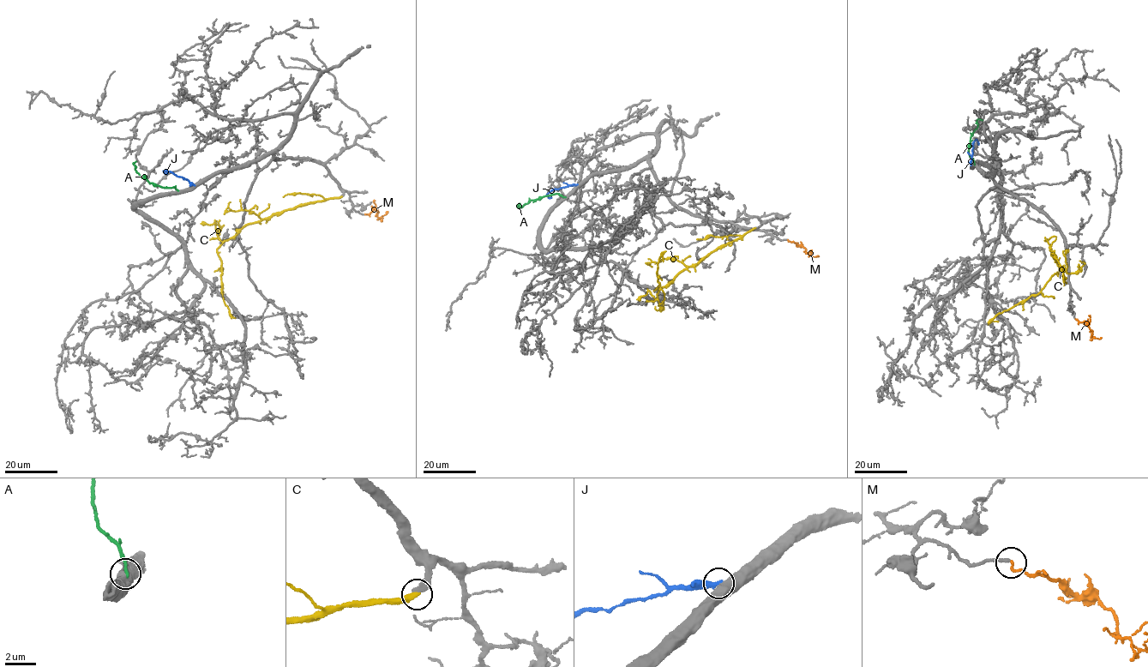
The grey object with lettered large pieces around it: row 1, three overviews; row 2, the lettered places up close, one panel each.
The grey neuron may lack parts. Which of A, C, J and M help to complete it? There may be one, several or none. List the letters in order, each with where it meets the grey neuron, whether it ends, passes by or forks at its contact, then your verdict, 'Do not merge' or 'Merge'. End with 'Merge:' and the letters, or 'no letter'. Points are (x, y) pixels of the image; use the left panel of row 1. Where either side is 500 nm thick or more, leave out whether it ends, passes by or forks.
A: Touches grey at (177, 190). Do not merge
C: Touches grey at (341, 196). It ends there. Merge
J: Touches grey at (194, 185). Do not merge
M: Touches grey at (365, 214). It ends there. Merge
Merge: C, M

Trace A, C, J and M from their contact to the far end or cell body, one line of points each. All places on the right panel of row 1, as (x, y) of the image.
A: (974, 164), (968, 147), (977, 119), (982, 119)
C: (1063, 285), (1060, 268), (1058, 273), (1052, 277), (1041, 291), (996, 315), (988, 324)
J: (971, 165), (973, 142), (976, 139), (978, 144), (978, 141)
M: (1075, 319), (1086, 322), (1093, 337), (1102, 338)

